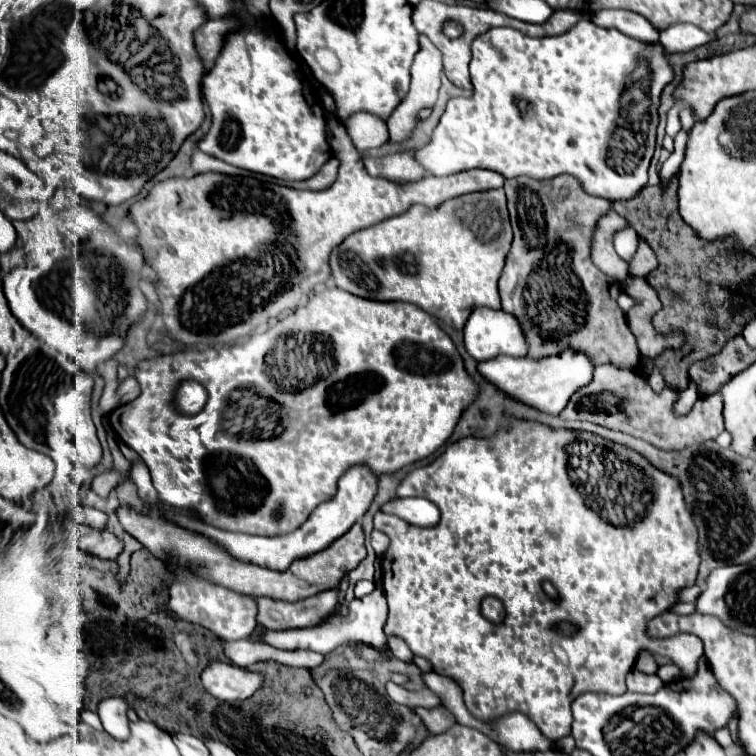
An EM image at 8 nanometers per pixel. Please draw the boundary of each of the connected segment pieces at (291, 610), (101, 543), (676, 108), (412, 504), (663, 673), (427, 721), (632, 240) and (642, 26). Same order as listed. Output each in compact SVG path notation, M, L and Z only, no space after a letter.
M337 589L317 593L315 597L287 603L279 599L259 597L257 623L265 629L305 629L321 625L329 619L337 605Z
M83 524L77 525L77 527L81 532L77 547L81 551L95 555L99 559L109 559L109 561L115 561L119 557L119 553L123 551L123 543L107 529L99 530Z
M677 101L677 103L671 107L671 111L669 111L669 117L667 117L667 135L671 135L671 137L675 137L677 131L681 129L681 121L679 121L679 111L681 111L681 109L683 109L683 103Z
M393 499L381 507L383 513L395 513L409 523L429 527L439 519L437 507L427 499Z
M669 663L669 665L659 667L657 675L663 679L663 683L671 683L671 681L675 681L675 679L681 679L681 677L683 677L681 669L679 669L675 663Z
M415 707L413 711L421 717L429 735L439 735L439 733L447 731L451 725L455 725L455 717L445 707L435 707L435 709Z
M627 227L615 235L615 251L621 259L629 263L635 255L635 249L637 249L637 233L633 227Z
M603 9L591 17L591 21L599 27L613 27L629 37L639 37L639 41L659 41L659 31L639 13L635 11L615 11Z

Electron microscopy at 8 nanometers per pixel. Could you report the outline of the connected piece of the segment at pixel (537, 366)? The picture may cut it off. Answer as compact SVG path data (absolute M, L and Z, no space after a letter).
M563 349L559 355L553 357L541 357L541 359L531 359L531 357L495 357L491 361L479 363L479 371L499 389L503 389L507 395L551 415L559 415L565 405L569 403L571 395L585 385L591 383L593 379L593 361L585 351L579 349Z

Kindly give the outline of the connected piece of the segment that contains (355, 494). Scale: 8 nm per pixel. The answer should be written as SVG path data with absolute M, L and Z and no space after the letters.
M139 459L139 461L131 461L131 479L133 483L137 485L137 493L139 493L139 499L147 505L151 505L151 511L161 515L161 517L167 517L167 521L175 521L179 527L187 529L187 531L193 531L193 533L199 533L199 535L205 535L207 539L211 541L219 541L219 545L223 549L227 549L227 553L233 553L237 559L241 561L247 561L247 563L255 563L255 565L261 565L261 567L267 567L267 569L273 569L273 571L285 571L289 569L289 565L295 561L295 559L305 559L309 557L311 553L319 553L323 549L327 549L337 537L341 537L343 533L347 533L351 529L353 523L357 523L365 511L369 509L375 493L377 493L377 477L367 469L367 467L353 467L349 469L341 479L339 479L339 489L335 493L333 499L321 503L309 517L307 521L291 531L291 533L285 533L285 535L277 535L277 537L253 537L253 535L243 535L243 533L229 533L229 531L219 531L203 521L193 521L185 515L179 515L179 513L173 513L173 511L159 511L155 505L159 505L159 495L157 491L153 489L151 485L151 477L149 477L149 469L147 465Z

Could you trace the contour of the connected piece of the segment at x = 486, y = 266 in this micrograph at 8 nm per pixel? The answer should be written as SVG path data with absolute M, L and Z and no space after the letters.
M503 189L469 193L435 209L413 205L403 215L355 231L333 249L331 273L335 285L347 293L373 301L415 303L443 323L463 329L473 309L501 309L497 279L511 239Z

